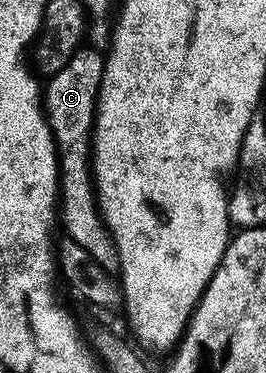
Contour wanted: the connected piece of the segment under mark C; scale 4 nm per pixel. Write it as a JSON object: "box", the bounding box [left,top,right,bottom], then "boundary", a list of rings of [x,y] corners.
{"box":[44,48,120,275],"boundary":[[[80,48],[73,56],[68,60],[68,64],[64,64],[64,68],[60,68],[60,72],[49,75],[48,81],[44,86],[44,109],[46,112],[46,119],[50,125],[50,131],[54,137],[54,143],[58,149],[58,188],[60,191],[60,226],[64,231],[65,237],[76,240],[76,244],[80,244],[80,248],[84,248],[90,254],[97,257],[98,263],[102,265],[107,272],[113,275],[117,275],[120,271],[120,252],[116,250],[116,244],[114,243],[114,237],[110,235],[110,229],[106,227],[106,222],[102,219],[102,213],[98,211],[98,194],[94,190],[94,172],[92,169],[92,139],[94,137],[94,114],[98,110],[98,89],[102,83],[102,77],[104,76],[104,68],[106,67],[104,61],[103,51],[91,50],[89,48]]]}

